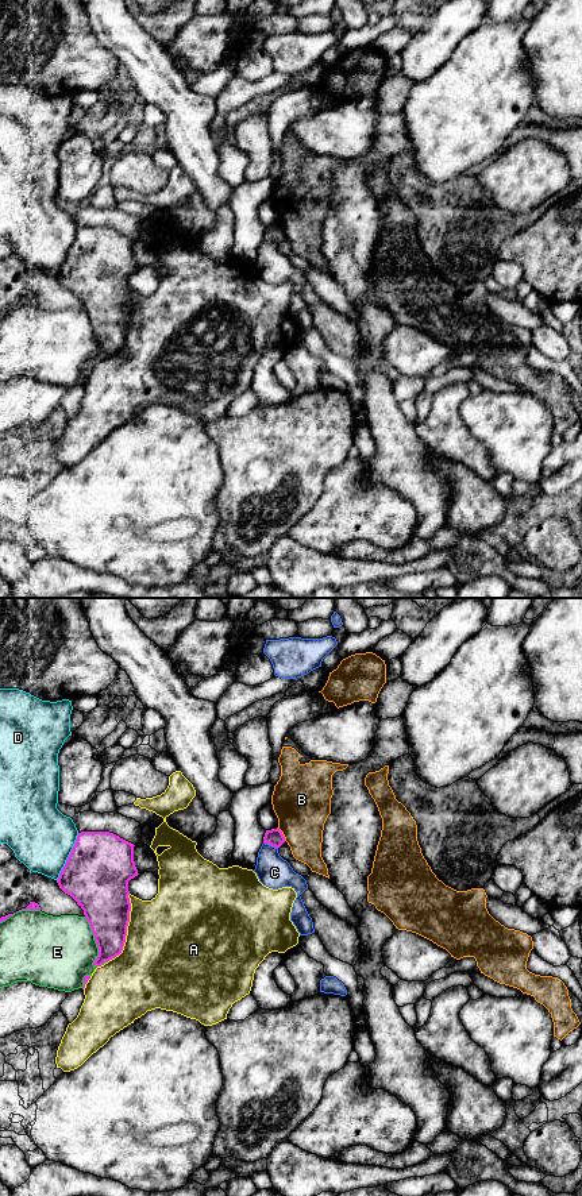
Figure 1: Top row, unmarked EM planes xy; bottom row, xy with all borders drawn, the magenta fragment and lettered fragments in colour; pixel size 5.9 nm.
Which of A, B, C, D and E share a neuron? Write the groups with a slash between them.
A / B / C / D / E

